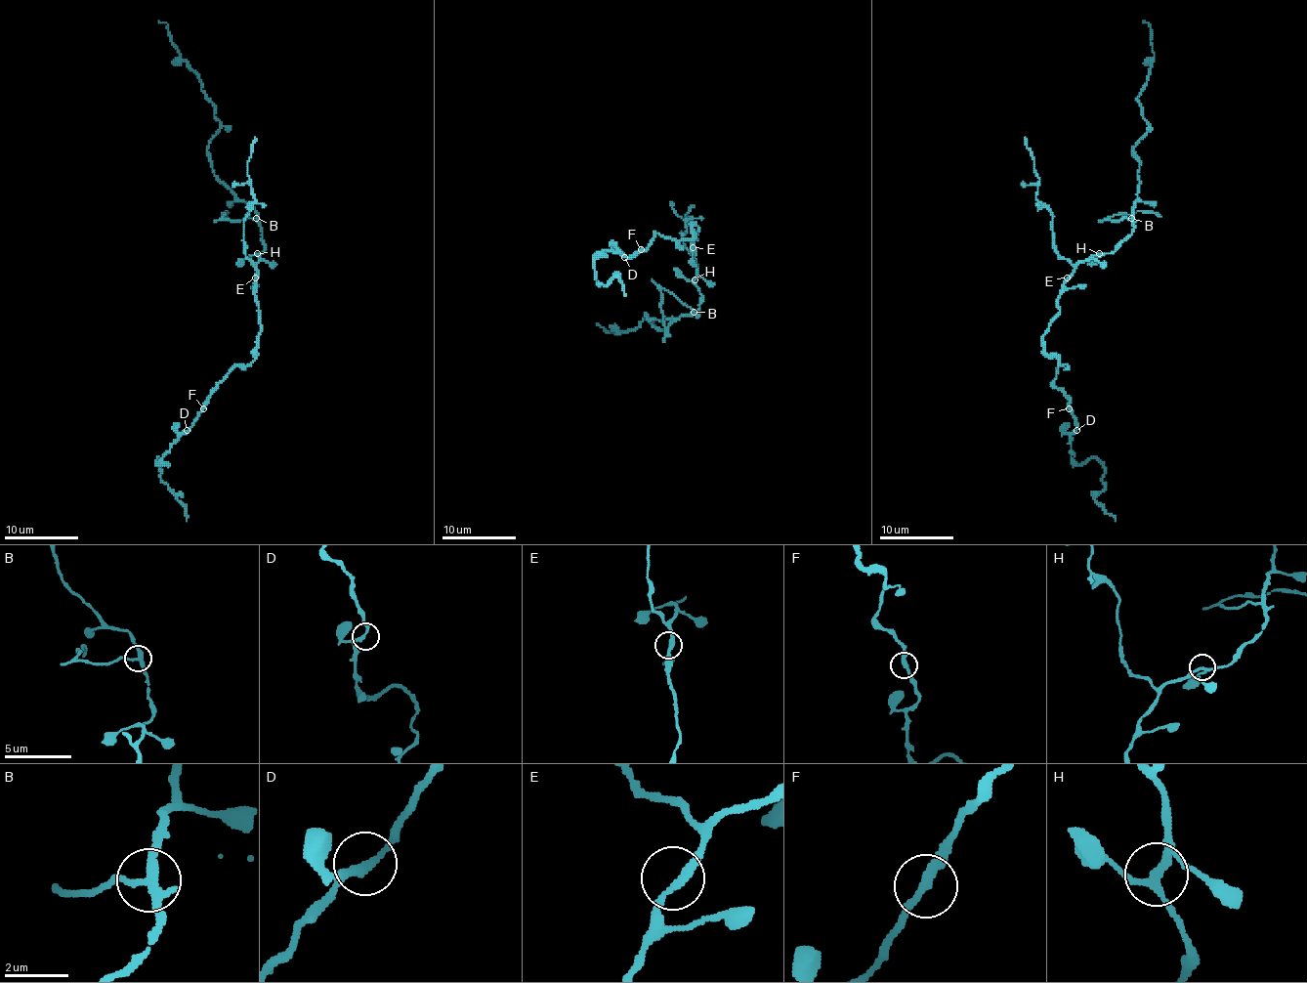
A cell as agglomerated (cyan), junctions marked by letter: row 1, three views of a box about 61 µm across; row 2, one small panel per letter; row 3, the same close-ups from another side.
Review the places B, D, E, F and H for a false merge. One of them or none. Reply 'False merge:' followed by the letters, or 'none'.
False merge: B

